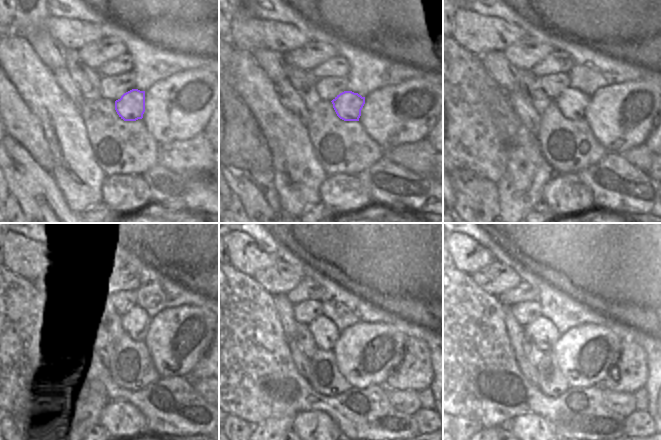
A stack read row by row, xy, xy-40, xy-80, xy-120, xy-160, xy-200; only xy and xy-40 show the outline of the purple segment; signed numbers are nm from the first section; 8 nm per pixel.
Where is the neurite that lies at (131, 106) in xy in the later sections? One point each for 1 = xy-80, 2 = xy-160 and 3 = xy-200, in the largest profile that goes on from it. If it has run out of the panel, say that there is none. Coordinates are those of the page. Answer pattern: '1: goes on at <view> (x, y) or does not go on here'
1: goes on at xy-80 (571, 103)
2: goes on at xy-160 (325, 333)
3: goes on at xy-200 (542, 332)

